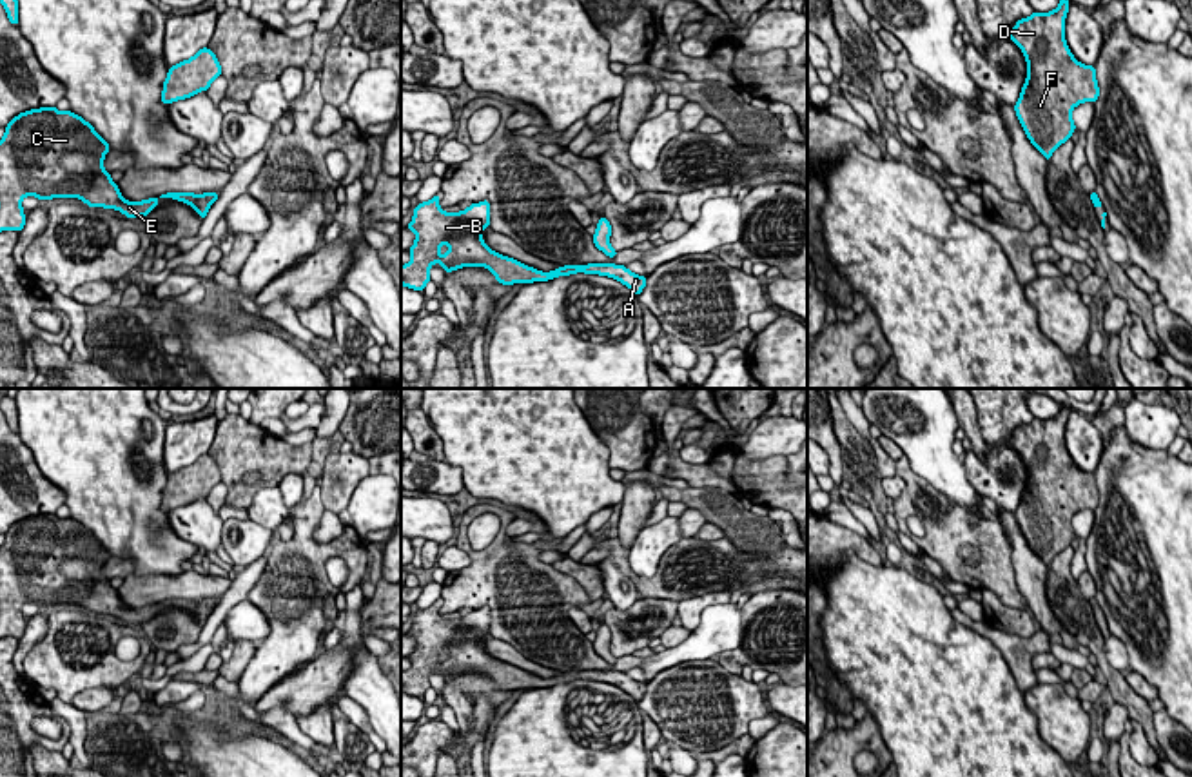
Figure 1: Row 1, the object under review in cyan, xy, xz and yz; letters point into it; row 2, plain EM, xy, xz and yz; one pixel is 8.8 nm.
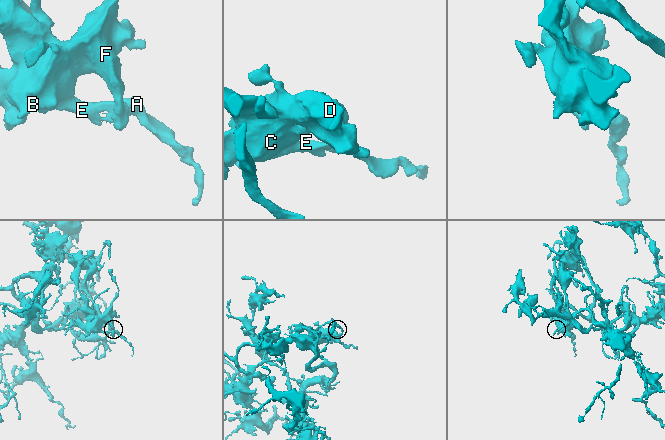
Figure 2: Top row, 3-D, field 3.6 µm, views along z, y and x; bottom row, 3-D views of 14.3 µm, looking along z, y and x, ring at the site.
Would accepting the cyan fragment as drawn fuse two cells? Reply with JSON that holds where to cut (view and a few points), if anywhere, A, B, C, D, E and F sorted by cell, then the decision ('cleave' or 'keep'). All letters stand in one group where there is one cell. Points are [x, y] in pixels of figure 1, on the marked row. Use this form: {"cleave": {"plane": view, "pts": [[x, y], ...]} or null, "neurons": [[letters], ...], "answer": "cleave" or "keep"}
{"cleave": null, "neurons": [["A", "B", "C", "D", "E", "F"]], "answer": "keep"}

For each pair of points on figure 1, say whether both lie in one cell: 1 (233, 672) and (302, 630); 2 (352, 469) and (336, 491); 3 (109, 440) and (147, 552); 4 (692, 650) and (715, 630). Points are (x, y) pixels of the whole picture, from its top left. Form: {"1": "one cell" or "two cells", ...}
{"1": "two cells", "2": "one cell", "3": "one cell", "4": "one cell"}

